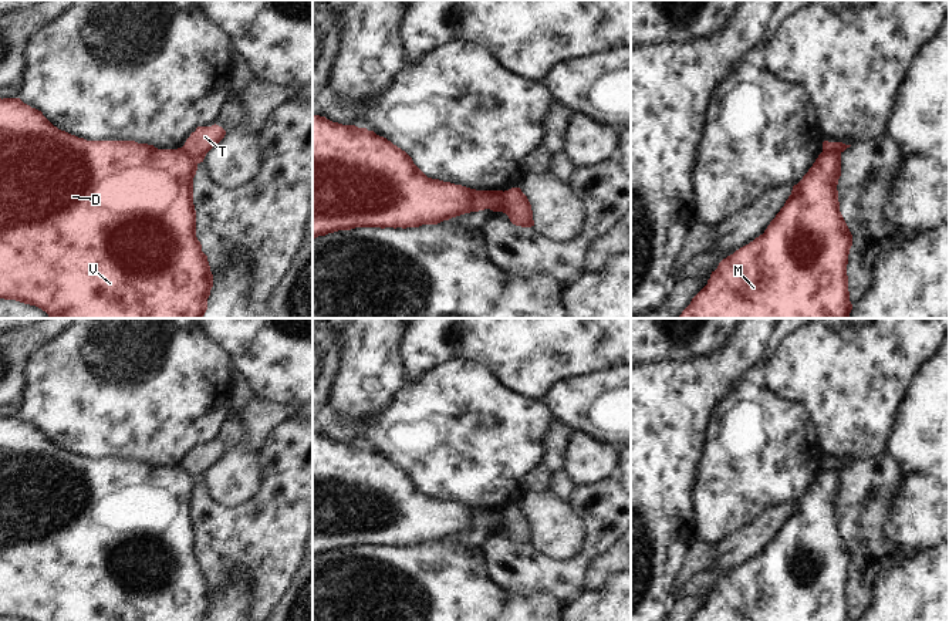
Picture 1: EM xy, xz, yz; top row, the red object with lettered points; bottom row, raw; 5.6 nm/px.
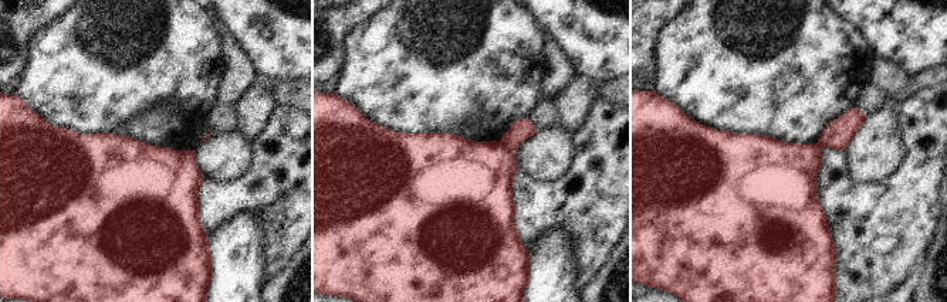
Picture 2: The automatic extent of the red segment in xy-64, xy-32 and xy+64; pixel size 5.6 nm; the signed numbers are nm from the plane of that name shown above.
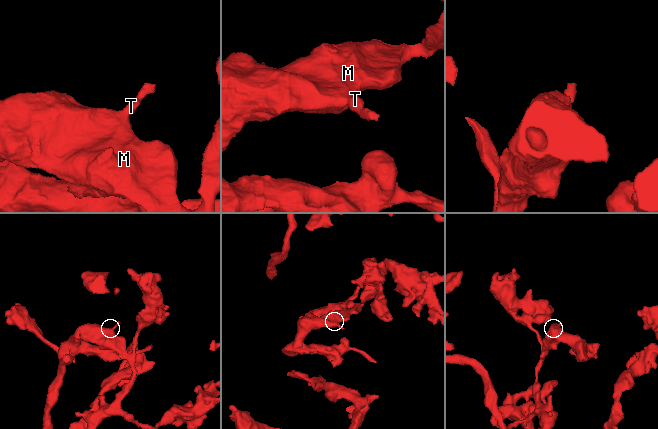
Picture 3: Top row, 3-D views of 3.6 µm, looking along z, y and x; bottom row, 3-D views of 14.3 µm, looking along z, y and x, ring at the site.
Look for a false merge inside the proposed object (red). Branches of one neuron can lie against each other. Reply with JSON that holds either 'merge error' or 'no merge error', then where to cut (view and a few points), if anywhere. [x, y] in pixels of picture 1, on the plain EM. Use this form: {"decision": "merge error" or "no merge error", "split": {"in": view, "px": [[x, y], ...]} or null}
{"decision": "merge error", "split": {"in": "xy", "px": [[182, 465], [198, 481]]}}

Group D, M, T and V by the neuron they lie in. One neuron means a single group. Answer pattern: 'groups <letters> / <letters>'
groups D M V / T

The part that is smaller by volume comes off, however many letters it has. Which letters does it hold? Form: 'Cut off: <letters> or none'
Cut off: T

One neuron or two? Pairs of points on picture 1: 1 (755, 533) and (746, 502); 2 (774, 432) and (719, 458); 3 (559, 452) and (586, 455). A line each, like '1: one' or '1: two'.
1: two
2: one
3: two

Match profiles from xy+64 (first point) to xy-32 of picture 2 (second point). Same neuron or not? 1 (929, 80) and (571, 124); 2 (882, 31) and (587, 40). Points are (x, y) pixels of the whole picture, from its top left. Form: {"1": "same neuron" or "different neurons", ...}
{"1": "same neuron", "2": "same neuron"}

